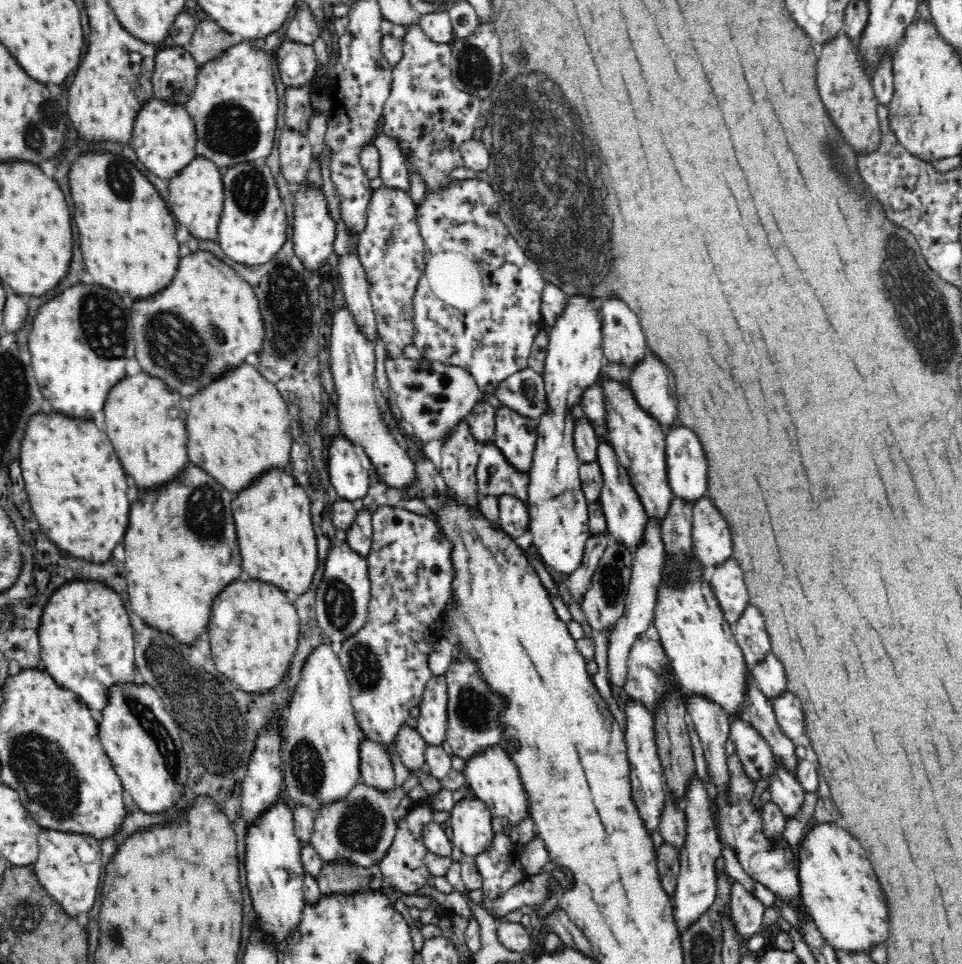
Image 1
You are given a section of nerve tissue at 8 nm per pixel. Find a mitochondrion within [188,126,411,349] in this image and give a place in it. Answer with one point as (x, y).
(249, 190)

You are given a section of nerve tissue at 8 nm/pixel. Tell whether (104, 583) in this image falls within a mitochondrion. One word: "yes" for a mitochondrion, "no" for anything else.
no

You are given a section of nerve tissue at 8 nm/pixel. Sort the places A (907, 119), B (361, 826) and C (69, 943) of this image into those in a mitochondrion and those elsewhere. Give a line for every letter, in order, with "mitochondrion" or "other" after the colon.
A: mitochondrion
B: mitochondrion
C: other

